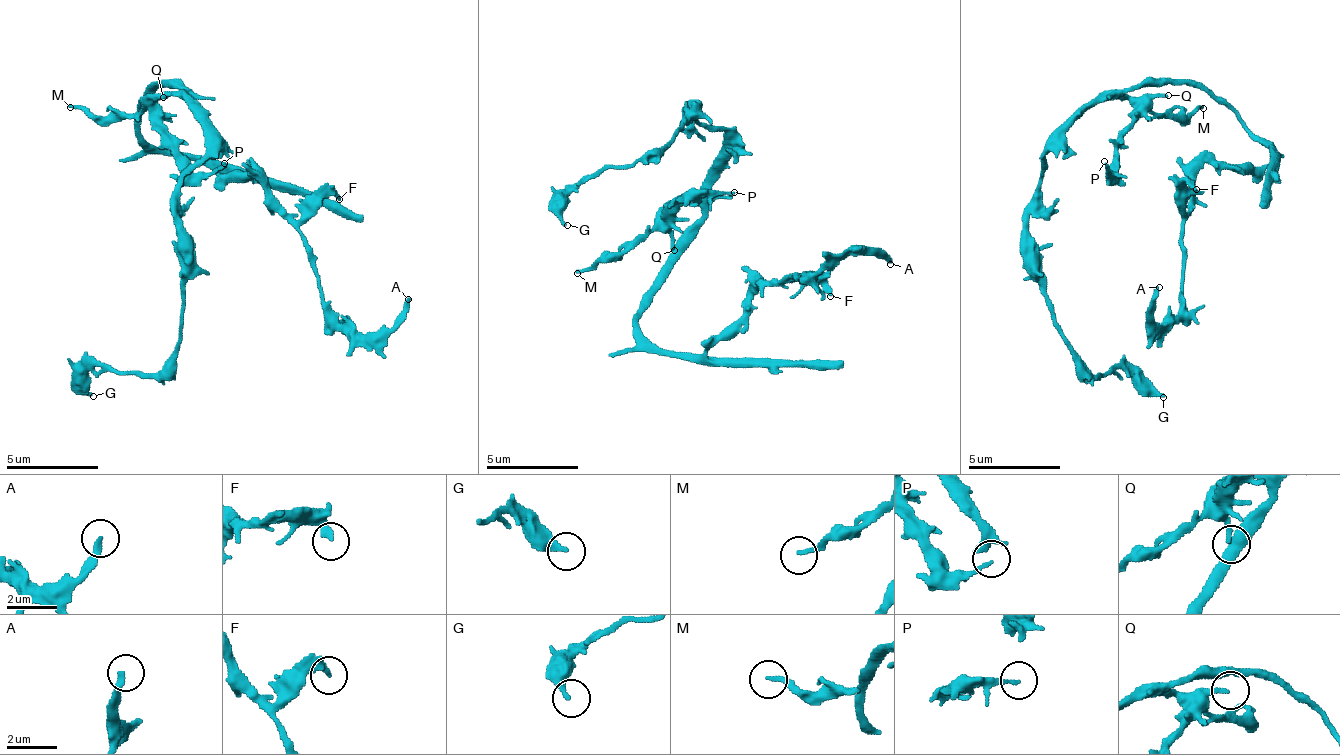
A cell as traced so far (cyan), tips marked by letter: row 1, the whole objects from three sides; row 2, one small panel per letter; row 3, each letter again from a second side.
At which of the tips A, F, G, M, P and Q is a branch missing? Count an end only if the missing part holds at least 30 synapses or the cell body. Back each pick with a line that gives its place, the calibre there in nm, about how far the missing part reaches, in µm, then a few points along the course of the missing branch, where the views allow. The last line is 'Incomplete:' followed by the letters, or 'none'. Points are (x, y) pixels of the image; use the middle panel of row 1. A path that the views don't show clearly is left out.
Incomplete: none

